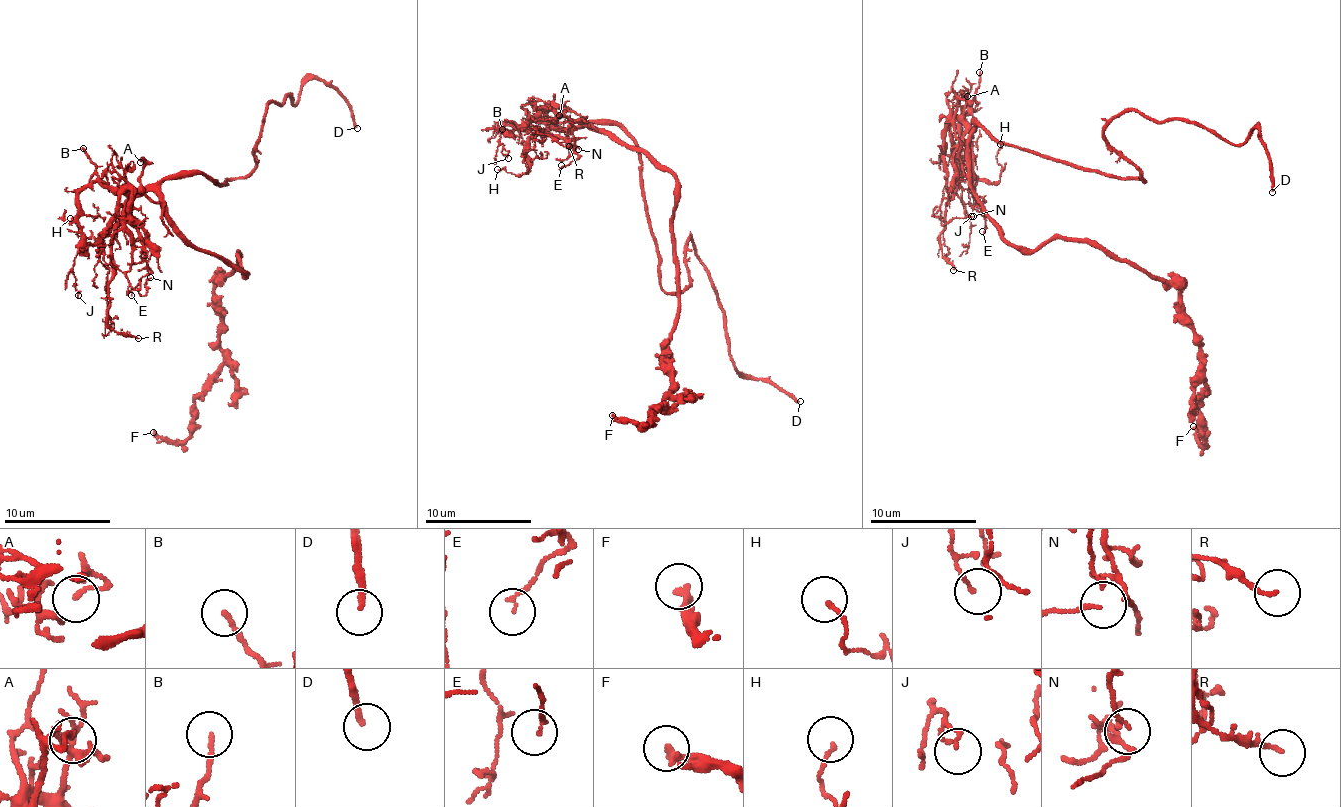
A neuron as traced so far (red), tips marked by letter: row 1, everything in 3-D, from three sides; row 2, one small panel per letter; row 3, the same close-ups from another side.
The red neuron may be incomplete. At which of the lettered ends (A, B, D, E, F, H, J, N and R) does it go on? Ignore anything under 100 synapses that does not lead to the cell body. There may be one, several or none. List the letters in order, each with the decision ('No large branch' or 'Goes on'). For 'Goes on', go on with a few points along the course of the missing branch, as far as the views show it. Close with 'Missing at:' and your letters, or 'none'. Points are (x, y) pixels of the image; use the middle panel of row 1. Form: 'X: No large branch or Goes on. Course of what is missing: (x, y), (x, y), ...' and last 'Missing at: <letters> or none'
A: No large branch
B: No large branch
D: Goes on
E: No large branch
F: No large branch
H: No large branch
J: No large branch
N: No large branch
R: No large branch
Missing at: D

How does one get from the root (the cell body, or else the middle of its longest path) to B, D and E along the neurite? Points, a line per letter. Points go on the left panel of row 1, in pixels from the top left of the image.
B: (166, 178), (161, 178), (142, 191), (110, 188), (96, 173), (96, 165), (83, 148)
D: (166, 178), (243, 178), (256, 166), (270, 101), (290, 94), (295, 106), (307, 80), (338, 92), (357, 128)
E: (166, 178), (139, 191), (126, 204), (126, 220), (139, 235), (142, 253), (149, 269), (131, 295)

